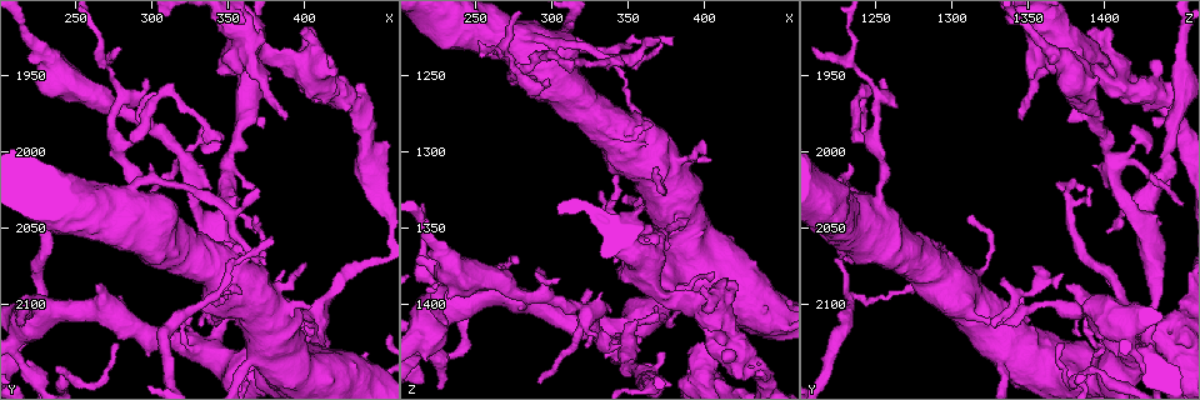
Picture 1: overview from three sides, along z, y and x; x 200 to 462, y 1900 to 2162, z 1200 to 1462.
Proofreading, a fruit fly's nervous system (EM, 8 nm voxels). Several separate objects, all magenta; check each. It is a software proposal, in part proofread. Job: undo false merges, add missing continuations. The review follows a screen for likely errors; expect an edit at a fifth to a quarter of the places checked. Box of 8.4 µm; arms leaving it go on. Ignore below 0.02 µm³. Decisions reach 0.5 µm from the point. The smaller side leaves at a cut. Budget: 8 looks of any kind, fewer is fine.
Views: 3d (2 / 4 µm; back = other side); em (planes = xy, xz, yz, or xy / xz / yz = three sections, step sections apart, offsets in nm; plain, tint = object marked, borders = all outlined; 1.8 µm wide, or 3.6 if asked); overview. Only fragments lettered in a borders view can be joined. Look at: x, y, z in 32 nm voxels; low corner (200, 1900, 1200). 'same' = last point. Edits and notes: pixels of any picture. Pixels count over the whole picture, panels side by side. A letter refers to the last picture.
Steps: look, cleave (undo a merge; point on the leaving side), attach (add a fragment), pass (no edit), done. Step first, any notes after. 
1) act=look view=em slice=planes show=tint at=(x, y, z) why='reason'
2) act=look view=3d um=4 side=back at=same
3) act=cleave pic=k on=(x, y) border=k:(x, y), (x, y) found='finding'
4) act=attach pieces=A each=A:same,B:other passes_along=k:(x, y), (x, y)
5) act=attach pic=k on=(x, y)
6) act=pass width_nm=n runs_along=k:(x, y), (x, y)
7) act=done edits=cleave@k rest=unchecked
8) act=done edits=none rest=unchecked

act=look view=em um=3.6 slice=planes show=tint at=(226, 2100, 1410) why='sharp bend'

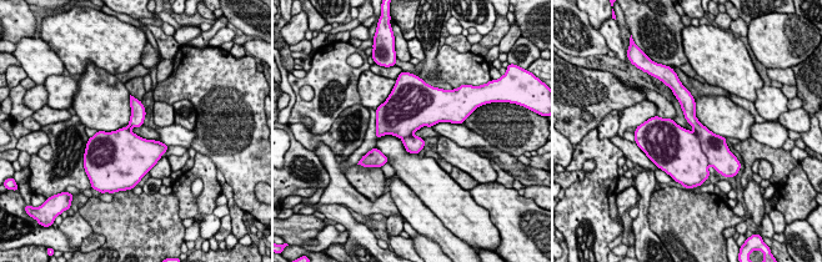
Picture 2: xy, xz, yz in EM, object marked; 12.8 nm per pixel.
act=look view=em um=3.6 slice=planes show=borders at=same

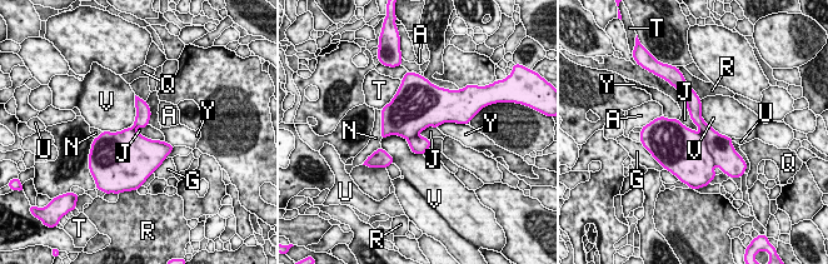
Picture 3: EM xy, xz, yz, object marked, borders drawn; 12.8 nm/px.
act=cleave pic=3 on=(719, 147) longest_contact=V:600nm each=A:other,G:other,J:other,N:other,Q:other,R:other,T:other,U:other,V:other,Y:other found='two neurons meet here'

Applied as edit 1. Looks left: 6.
act=look view=3d um=2 at=(436, 1954, 1446)

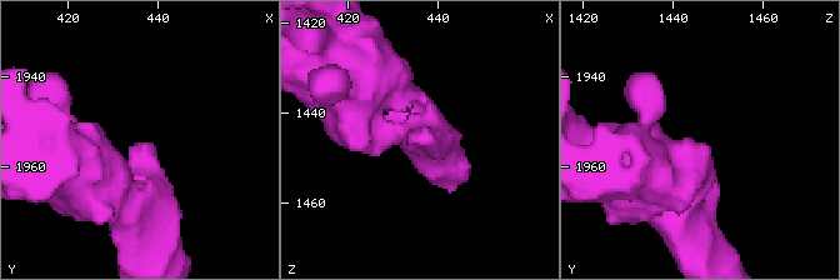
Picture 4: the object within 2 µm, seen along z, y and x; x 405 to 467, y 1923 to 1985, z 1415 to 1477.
act=look view=em slice=planes show=borders at=(434, 1954, 1447) why='now the EM'

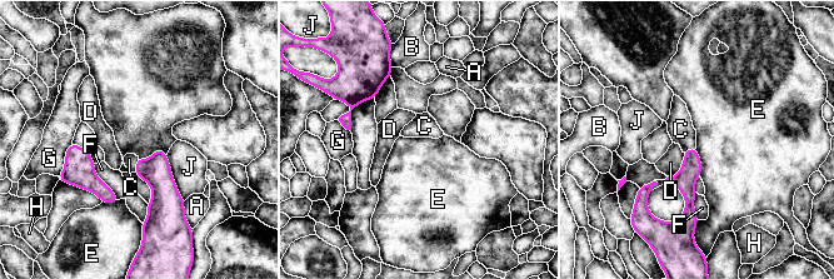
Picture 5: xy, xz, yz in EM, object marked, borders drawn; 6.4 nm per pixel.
act=attach pieces=C each=A:other,B:other,C:same,D:other,E:other,F:other,G:other,H:other,J:other passes_along=5:(156, 172), (136, 164), (129, 159) found='the neuron continues'

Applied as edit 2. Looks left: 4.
act=look view=3d um=4 side=back at=(362, 1930, 1366) why='calibre changes'

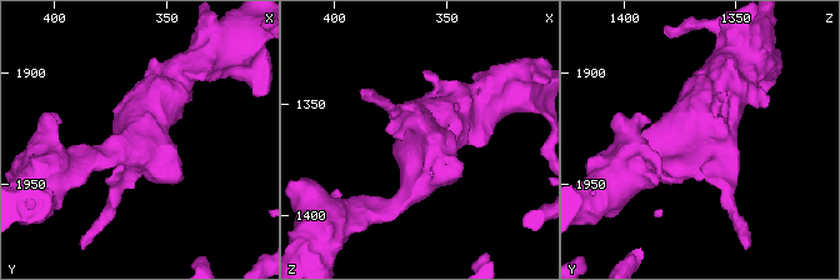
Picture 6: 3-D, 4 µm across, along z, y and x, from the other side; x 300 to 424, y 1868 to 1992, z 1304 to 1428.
act=look view=em um=3.6 slice=planes show=plain at=(365, 1929, 1367)

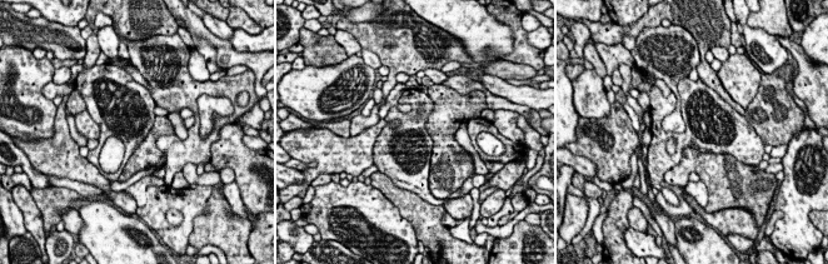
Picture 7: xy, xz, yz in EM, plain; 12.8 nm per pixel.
act=look view=em um=3.6 slice=planes show=borders at=same

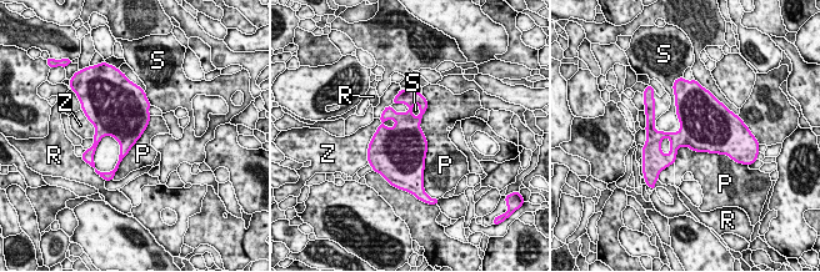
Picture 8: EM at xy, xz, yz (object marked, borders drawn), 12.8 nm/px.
act=pass each=P:other,R:other,S:other,Z:other border=8:(421, 94), (424, 174) found='continuous, no second neuron'

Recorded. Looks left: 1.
act=done edits=cleave@3,attach@5 rest=unchecked

